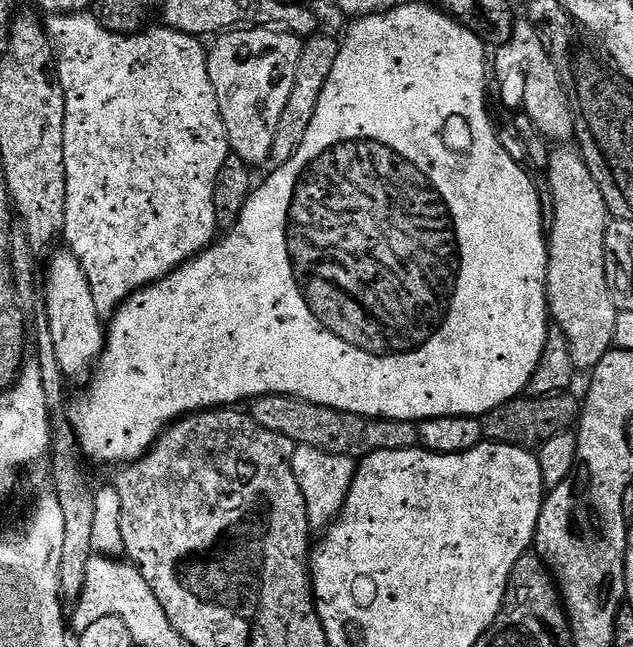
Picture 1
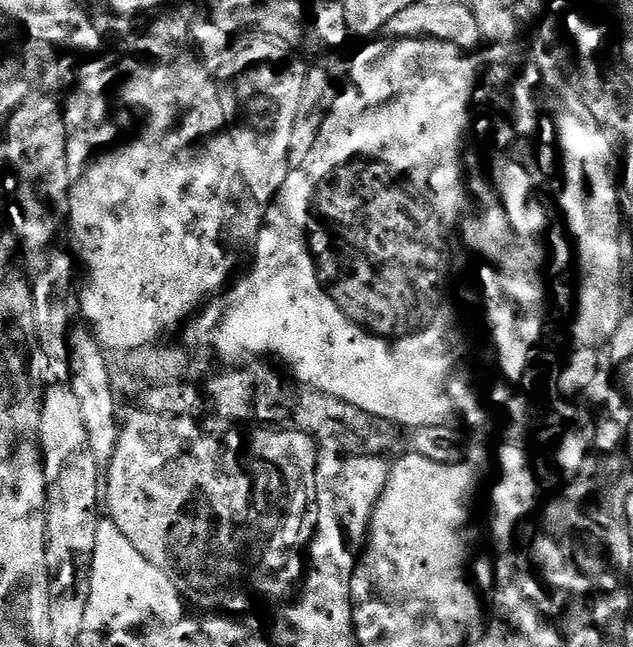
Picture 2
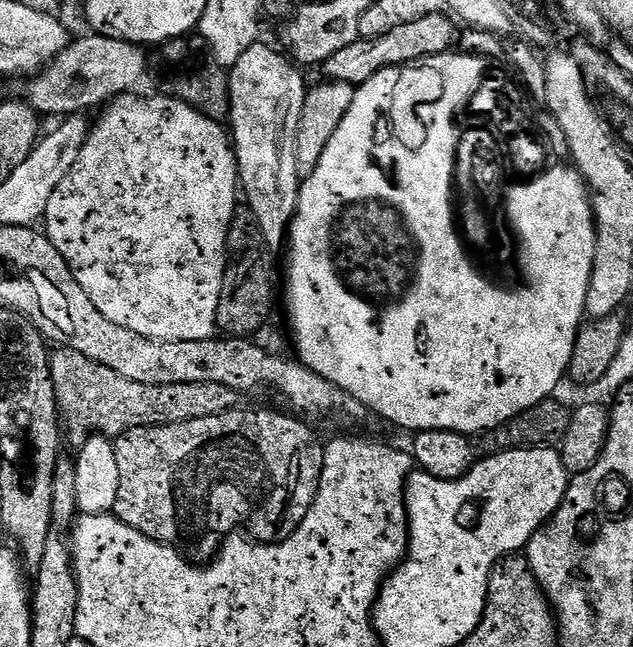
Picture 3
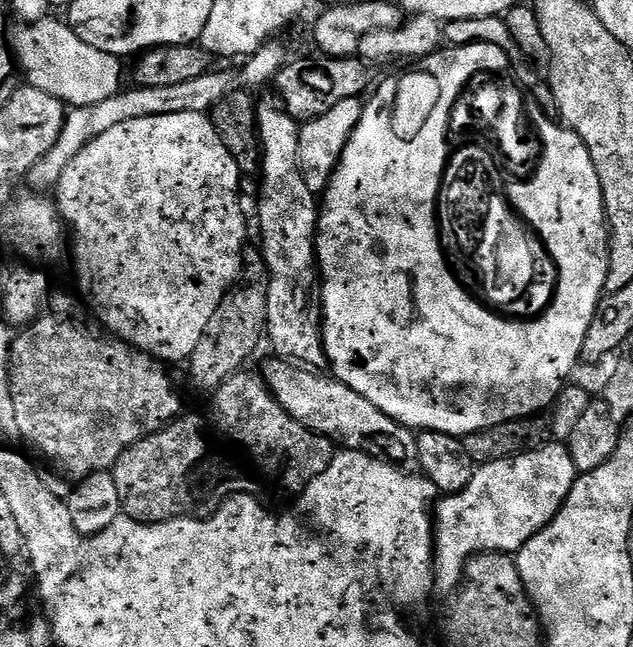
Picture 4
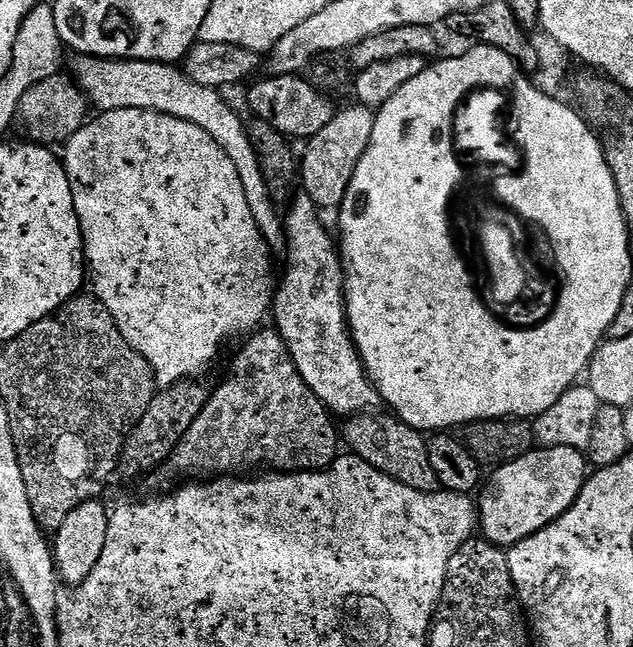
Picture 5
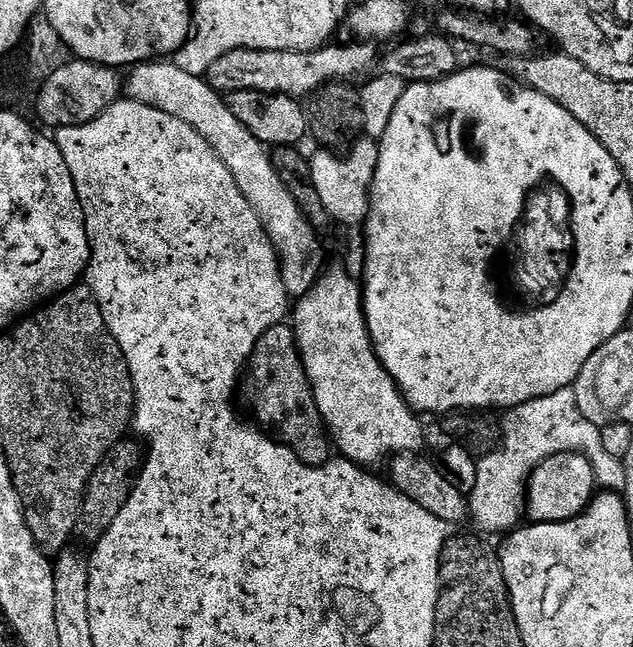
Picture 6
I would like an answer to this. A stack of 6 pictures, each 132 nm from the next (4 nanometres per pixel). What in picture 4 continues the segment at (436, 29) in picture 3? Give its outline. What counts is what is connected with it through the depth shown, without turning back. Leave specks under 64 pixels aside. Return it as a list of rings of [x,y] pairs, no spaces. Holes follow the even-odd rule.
[[[334,56],[315,59],[296,58],[292,61],[285,63],[284,69],[276,75],[274,87],[280,91],[279,103],[297,122],[318,118],[326,114],[326,110],[338,106],[338,102],[343,102],[345,98],[363,97],[369,91],[369,65],[363,59]]]

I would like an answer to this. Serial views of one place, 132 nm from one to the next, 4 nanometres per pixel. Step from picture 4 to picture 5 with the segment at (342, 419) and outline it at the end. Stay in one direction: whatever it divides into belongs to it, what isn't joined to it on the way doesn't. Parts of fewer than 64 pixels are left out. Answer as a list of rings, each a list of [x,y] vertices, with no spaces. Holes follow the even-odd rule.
[[[361,414],[351,417],[342,428],[342,440],[348,443],[347,451],[353,456],[362,458],[370,466],[382,470],[390,478],[410,486],[414,490],[435,492],[440,488],[438,478],[434,474],[434,466],[430,466],[428,440],[415,428],[403,424],[395,415],[376,416],[380,414]]]

